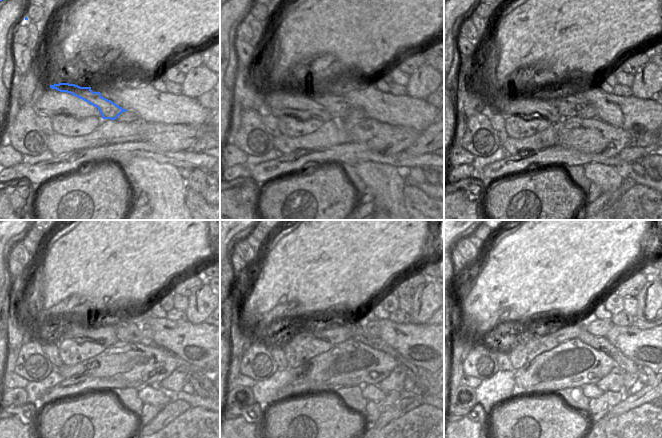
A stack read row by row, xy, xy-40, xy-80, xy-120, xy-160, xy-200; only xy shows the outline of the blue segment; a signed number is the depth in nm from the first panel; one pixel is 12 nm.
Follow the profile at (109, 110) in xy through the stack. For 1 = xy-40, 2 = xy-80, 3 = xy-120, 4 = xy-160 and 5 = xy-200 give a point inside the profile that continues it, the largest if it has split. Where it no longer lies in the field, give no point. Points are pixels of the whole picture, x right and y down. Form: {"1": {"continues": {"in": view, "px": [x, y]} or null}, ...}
{"1": {"continues": {"in": "xy-40", "px": [337, 106]}}, "2": {"continues": {"in": "xy-80", "px": [570, 106]}}, "3": {"continues": {"in": "xy-120", "px": [130, 331]}}, "4": {"continues": {"in": "xy-160", "px": [358, 332]}}, "5": {"continues": {"in": "xy-200", "px": [602, 344]}}}

